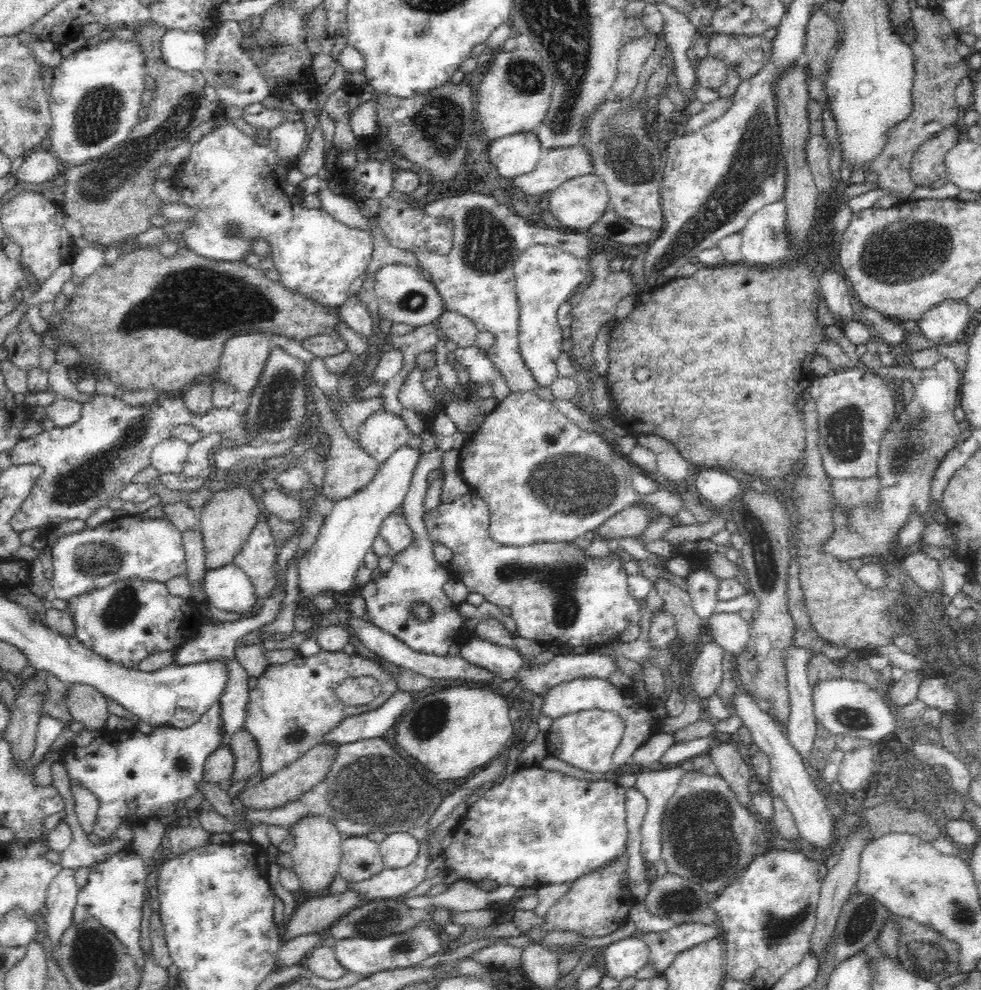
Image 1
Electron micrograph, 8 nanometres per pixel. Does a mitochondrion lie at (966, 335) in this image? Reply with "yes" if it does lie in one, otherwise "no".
no

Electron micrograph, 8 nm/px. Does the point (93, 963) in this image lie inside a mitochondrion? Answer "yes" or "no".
yes

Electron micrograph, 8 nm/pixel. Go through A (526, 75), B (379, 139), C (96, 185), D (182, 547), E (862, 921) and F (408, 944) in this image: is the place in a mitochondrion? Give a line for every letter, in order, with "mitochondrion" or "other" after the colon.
A: mitochondrion
B: other
C: mitochondrion
D: other
E: mitochondrion
F: mitochondrion

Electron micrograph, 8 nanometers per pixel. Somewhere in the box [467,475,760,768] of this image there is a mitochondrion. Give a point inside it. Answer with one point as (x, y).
(561, 579)

